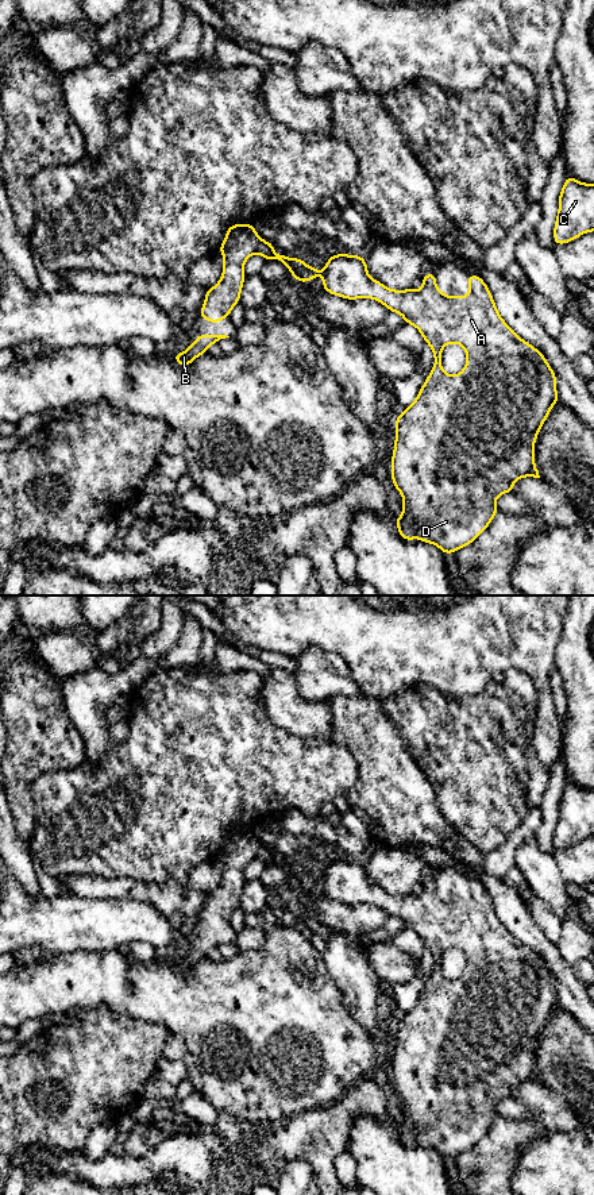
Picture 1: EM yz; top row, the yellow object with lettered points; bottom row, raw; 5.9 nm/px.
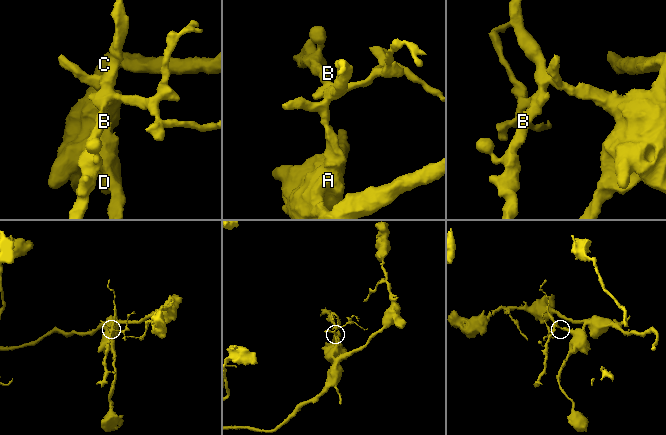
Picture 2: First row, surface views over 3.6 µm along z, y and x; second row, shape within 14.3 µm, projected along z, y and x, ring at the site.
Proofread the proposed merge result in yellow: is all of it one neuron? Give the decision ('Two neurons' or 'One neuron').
Two neurons

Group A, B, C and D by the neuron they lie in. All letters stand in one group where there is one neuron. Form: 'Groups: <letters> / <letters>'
Groups: A C D / B

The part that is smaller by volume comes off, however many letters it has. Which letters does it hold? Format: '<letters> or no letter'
B

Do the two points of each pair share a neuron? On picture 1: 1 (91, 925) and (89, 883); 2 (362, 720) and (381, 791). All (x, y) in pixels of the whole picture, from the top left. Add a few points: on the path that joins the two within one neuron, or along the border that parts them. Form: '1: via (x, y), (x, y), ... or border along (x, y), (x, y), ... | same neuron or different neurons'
1: border along (61, 893), (87, 898), (122, 899) | different neurons
2: via (371, 737), (381, 755), (381, 774) | same neuron

